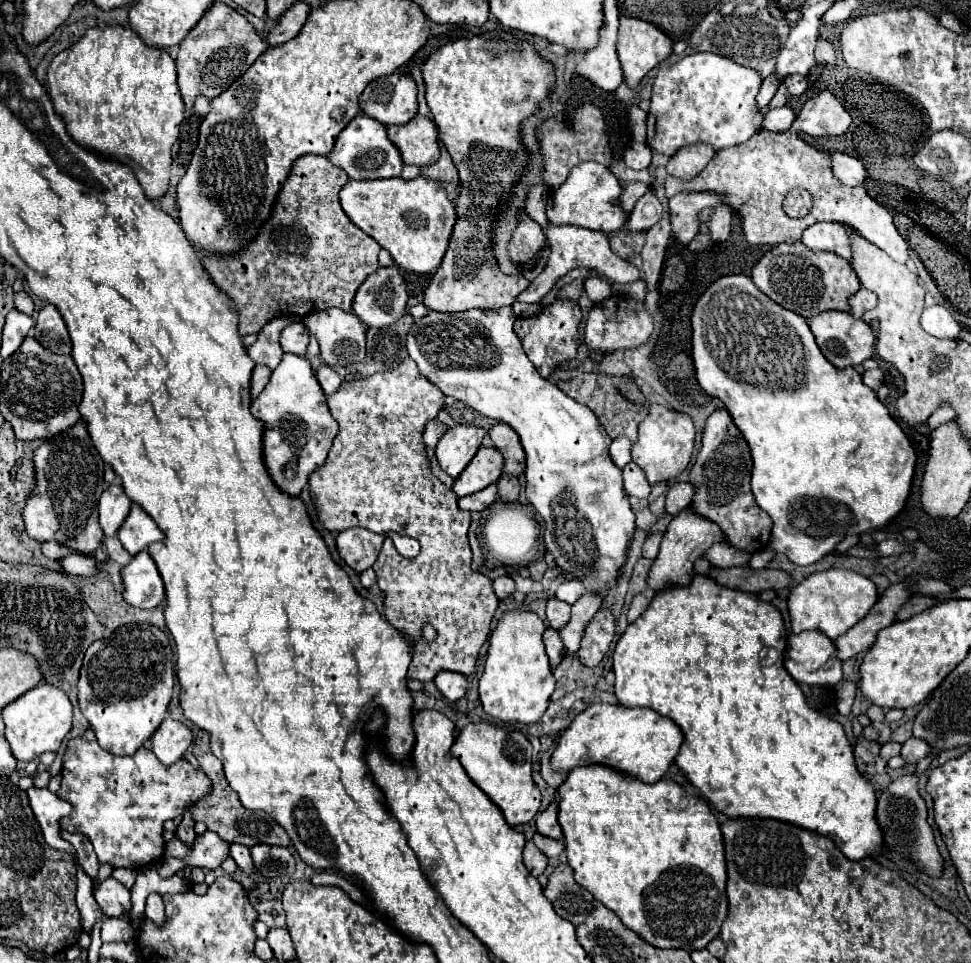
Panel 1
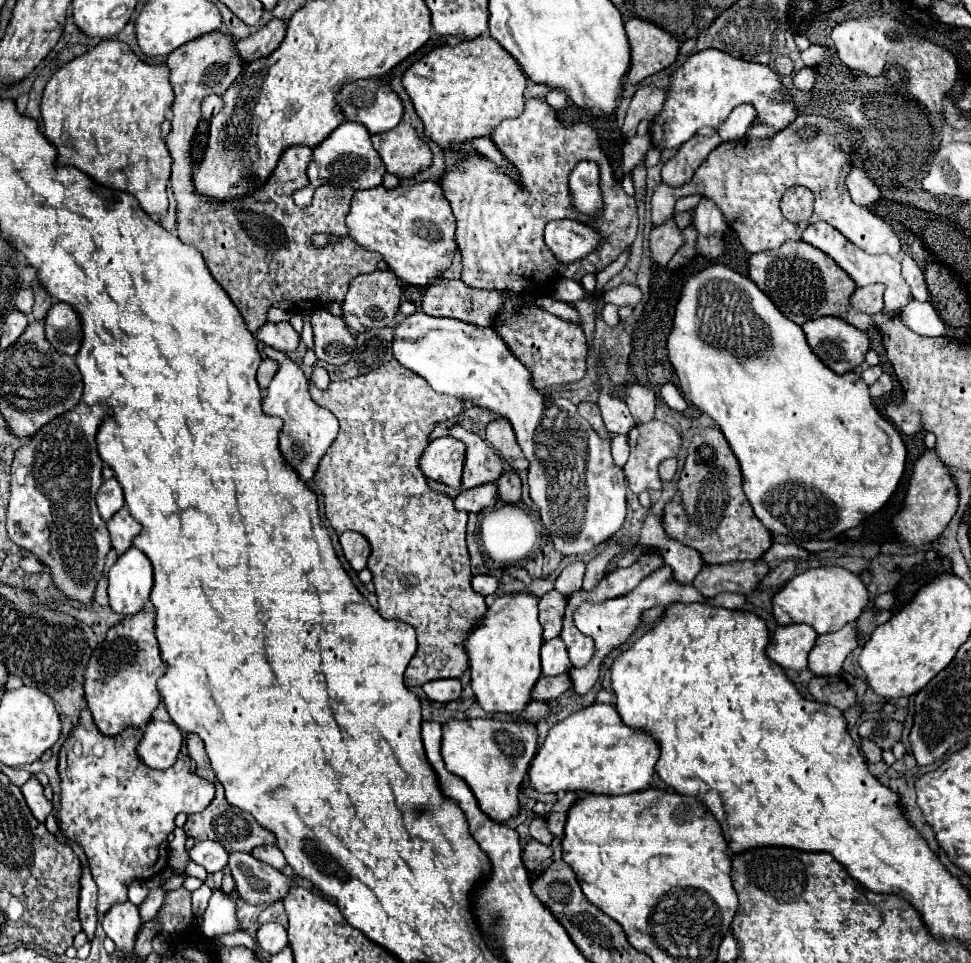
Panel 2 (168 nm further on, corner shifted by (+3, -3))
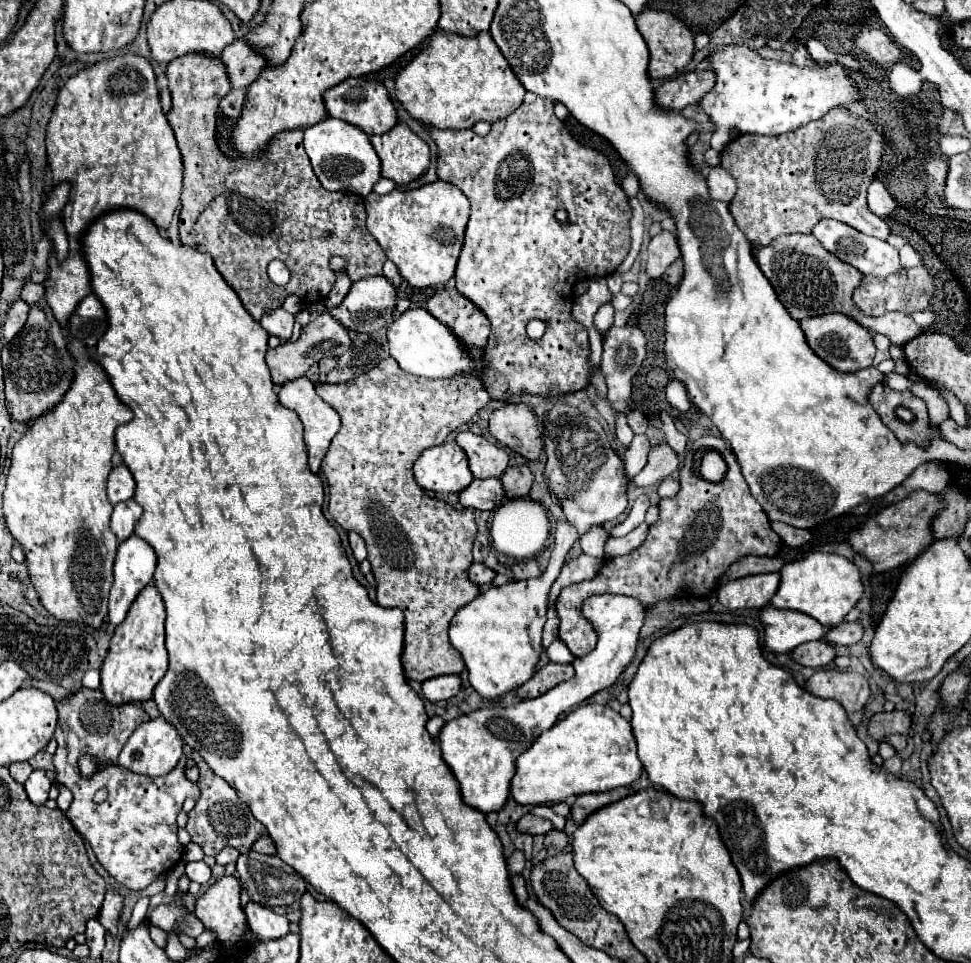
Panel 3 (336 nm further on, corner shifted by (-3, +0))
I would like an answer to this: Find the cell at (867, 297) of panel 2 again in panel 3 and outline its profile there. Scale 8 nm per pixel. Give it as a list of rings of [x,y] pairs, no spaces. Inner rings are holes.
[[[919,265],[919,267],[911,267],[911,269],[901,269],[899,273],[893,273],[891,277],[885,277],[883,281],[879,281],[875,277],[863,277],[861,285],[853,293],[853,301],[863,313],[867,313],[871,317],[879,317],[887,311],[901,311],[905,315],[911,315],[919,309],[929,309],[935,289],[937,289],[937,285],[935,285],[931,271],[923,265]]]

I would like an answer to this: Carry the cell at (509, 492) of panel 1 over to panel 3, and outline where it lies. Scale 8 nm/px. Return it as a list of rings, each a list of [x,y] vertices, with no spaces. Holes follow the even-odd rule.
[[[513,465],[501,475],[501,483],[505,489],[505,495],[509,499],[515,497],[527,497],[529,489],[533,485],[533,473],[527,465]]]

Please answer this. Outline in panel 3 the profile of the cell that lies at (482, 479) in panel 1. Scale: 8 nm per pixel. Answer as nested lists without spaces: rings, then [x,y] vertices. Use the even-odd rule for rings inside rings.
[[[471,431],[457,433],[455,443],[467,453],[469,467],[475,479],[489,479],[501,477],[507,469],[509,455],[505,449],[489,443],[485,437],[473,435]]]

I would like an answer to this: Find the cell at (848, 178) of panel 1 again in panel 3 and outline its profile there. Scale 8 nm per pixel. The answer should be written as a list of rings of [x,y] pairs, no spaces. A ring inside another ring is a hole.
[[[873,181],[869,185],[867,199],[869,199],[869,209],[879,217],[887,217],[895,209],[895,199],[889,195],[889,191],[883,187],[881,181]]]

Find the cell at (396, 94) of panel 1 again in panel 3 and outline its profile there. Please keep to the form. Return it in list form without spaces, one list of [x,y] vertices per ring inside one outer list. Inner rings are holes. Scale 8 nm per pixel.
[[[365,77],[345,79],[343,83],[327,89],[323,93],[323,101],[325,101],[325,109],[327,109],[329,117],[343,119],[343,121],[359,127],[367,135],[383,135],[397,123],[397,113],[387,95],[387,89],[381,83],[369,81]]]

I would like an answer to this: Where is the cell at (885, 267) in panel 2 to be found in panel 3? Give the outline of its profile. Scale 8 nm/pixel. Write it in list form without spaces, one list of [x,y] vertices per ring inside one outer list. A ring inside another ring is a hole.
[[[823,219],[819,221],[815,227],[813,227],[813,235],[819,239],[819,243],[831,251],[833,255],[837,255],[841,261],[853,265],[855,269],[859,269],[863,275],[875,275],[875,277],[887,277],[895,271],[901,269],[901,263],[899,263],[899,253],[893,245],[889,245],[887,241],[883,239],[877,239],[877,237],[869,237],[869,235],[863,235],[861,231],[841,223],[841,221],[833,221],[833,219]]]

